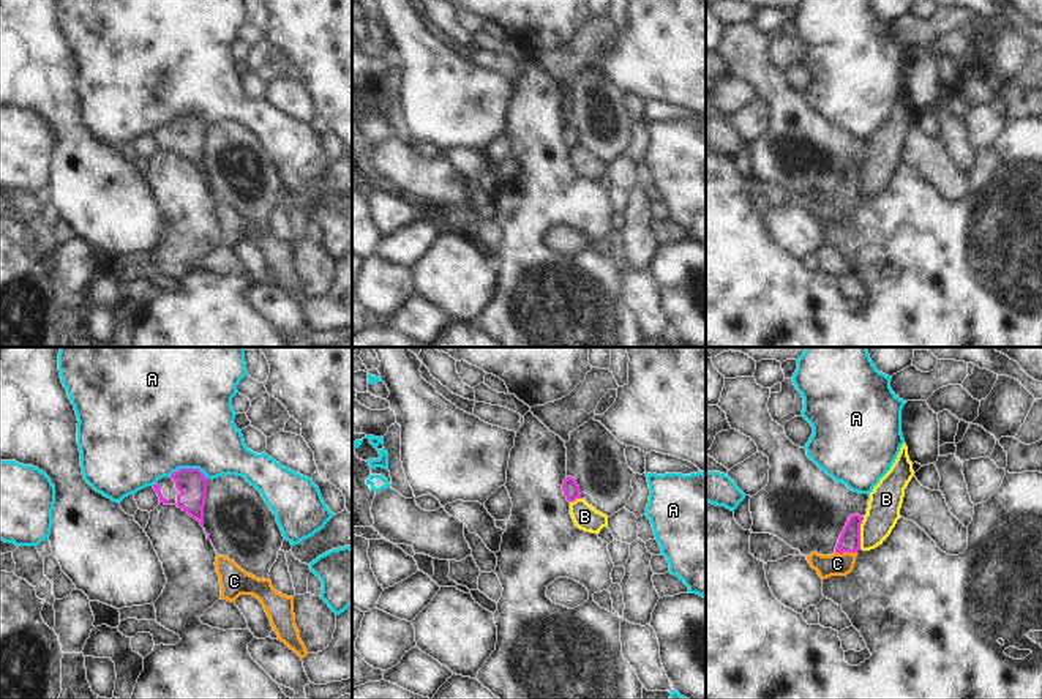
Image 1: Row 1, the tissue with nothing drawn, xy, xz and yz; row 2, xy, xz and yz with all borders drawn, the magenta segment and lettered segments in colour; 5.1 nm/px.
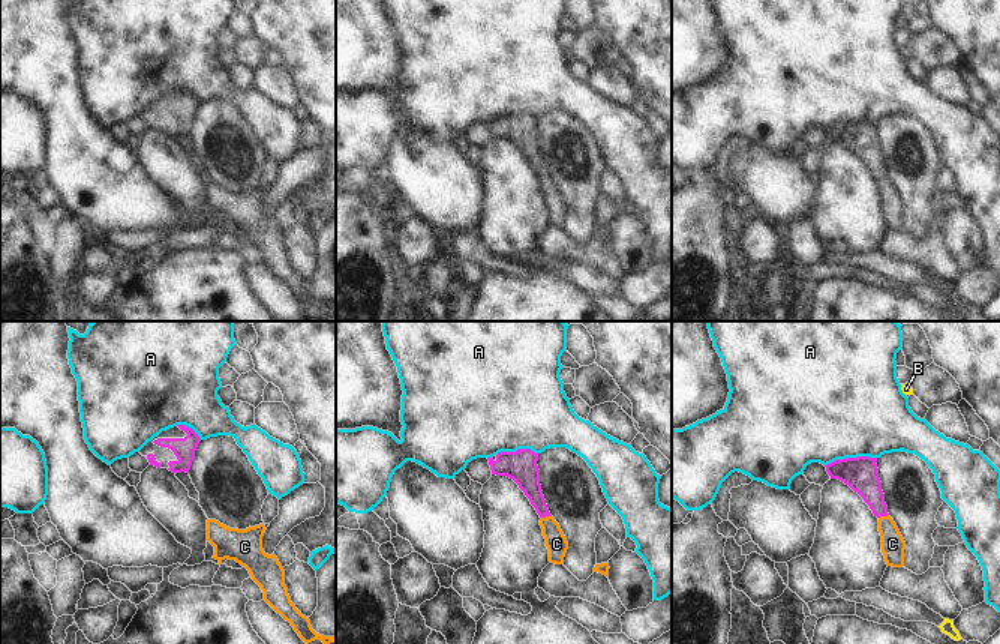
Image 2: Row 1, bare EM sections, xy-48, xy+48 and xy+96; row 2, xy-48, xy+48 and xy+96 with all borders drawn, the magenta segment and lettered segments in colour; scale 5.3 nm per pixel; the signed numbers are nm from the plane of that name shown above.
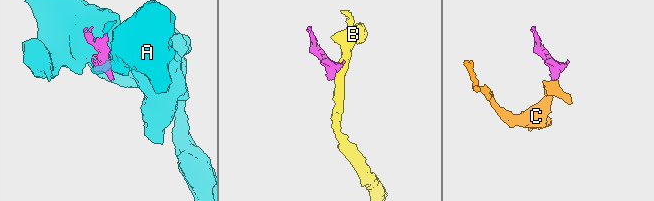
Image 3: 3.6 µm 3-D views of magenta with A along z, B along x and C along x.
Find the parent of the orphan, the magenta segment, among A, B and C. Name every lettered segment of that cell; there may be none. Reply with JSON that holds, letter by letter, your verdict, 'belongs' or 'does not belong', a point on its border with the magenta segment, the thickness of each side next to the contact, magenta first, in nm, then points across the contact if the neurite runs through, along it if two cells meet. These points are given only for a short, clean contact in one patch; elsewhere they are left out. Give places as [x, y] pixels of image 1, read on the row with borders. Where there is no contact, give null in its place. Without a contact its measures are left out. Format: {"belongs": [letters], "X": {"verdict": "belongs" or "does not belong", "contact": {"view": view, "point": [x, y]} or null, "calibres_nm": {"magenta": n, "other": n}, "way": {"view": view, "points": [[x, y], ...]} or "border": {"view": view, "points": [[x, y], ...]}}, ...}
{"belongs": ["C"], "A": {"verdict": "does not belong", "contact": {"view": "xy", "point": [190, 469]}, "calibres_nm": {"magenta": 150, "other": 500}}, "B": {"verdict": "does not belong", "contact": {"view": "yz", "point": [859, 532]}, "calibres_nm": {"magenta": 110, "other": 170}, "border": {"view": "yz", "points": [[864, 516], [859, 548]]}}, "C": {"verdict": "belongs", "contact": {"view": "yz", "point": [847, 551]}, "calibres_nm": {"magenta": 110, "other": 110}, "way": {"view": "yz", "points": [[850, 540], [847, 551], [837, 564]]}}}

